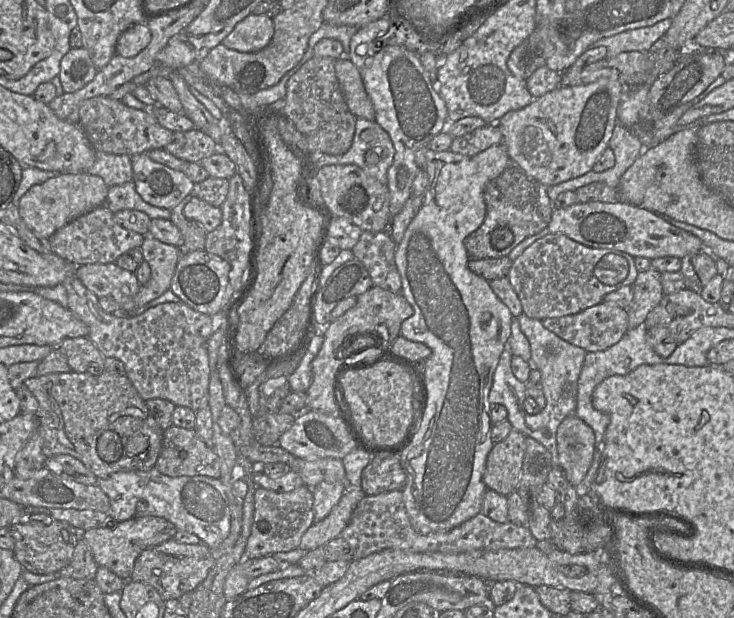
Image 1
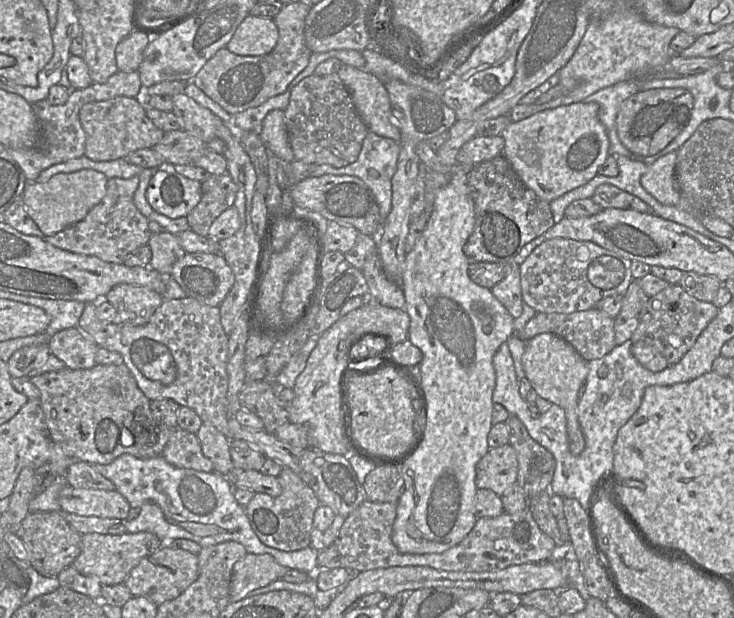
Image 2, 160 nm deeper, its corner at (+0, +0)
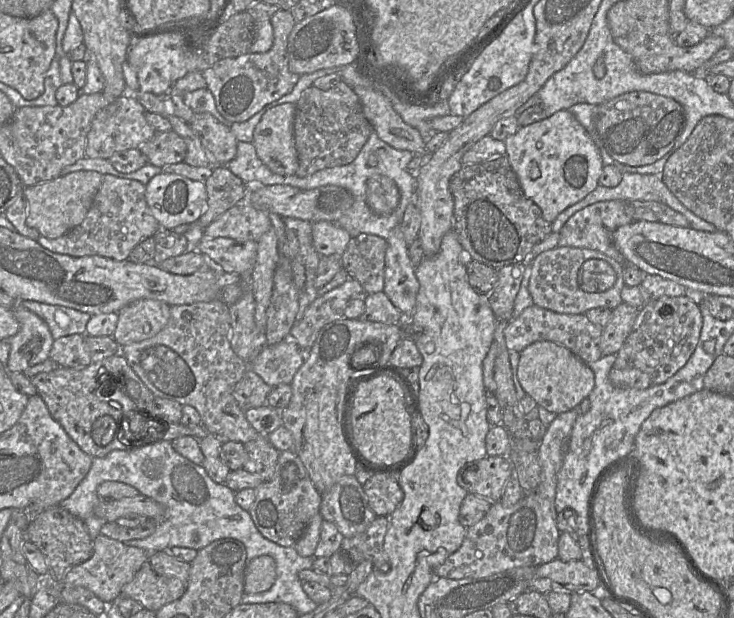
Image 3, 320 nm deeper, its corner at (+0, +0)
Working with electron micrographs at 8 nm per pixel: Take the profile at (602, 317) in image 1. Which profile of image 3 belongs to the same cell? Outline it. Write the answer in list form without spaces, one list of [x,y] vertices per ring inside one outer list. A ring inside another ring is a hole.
[[[537,305],[523,310],[515,319],[511,319],[504,330],[507,348],[521,352],[528,345],[537,341],[552,341],[568,348],[583,362],[592,363],[602,357],[599,341],[603,327],[592,323],[585,314],[557,313]]]

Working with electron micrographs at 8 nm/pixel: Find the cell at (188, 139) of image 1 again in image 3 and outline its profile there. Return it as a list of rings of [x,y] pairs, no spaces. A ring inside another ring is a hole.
[[[173,130],[156,132],[137,149],[143,153],[149,164],[160,168],[184,162],[187,153],[185,141]]]

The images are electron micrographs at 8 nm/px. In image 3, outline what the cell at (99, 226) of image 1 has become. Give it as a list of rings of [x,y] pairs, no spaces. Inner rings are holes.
[[[104,174],[102,184],[94,197],[92,205],[83,222],[56,239],[39,236],[37,242],[44,248],[54,253],[65,254],[73,257],[103,256],[116,261],[128,260],[130,252],[141,241],[153,237],[160,230],[160,225],[152,215],[146,202],[146,185],[137,180],[118,178]]]

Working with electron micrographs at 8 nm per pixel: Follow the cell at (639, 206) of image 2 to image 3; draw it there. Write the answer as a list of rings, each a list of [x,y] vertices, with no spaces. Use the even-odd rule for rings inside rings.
[[[620,200],[625,212],[633,220],[658,222],[676,227],[689,227],[689,222],[681,213],[676,212],[665,204],[655,201]]]

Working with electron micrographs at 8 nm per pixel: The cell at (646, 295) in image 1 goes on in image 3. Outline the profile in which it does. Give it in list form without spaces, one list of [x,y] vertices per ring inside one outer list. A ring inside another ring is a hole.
[[[622,302],[612,310],[608,324],[603,328],[599,341],[602,356],[617,354],[632,331],[639,309]]]

